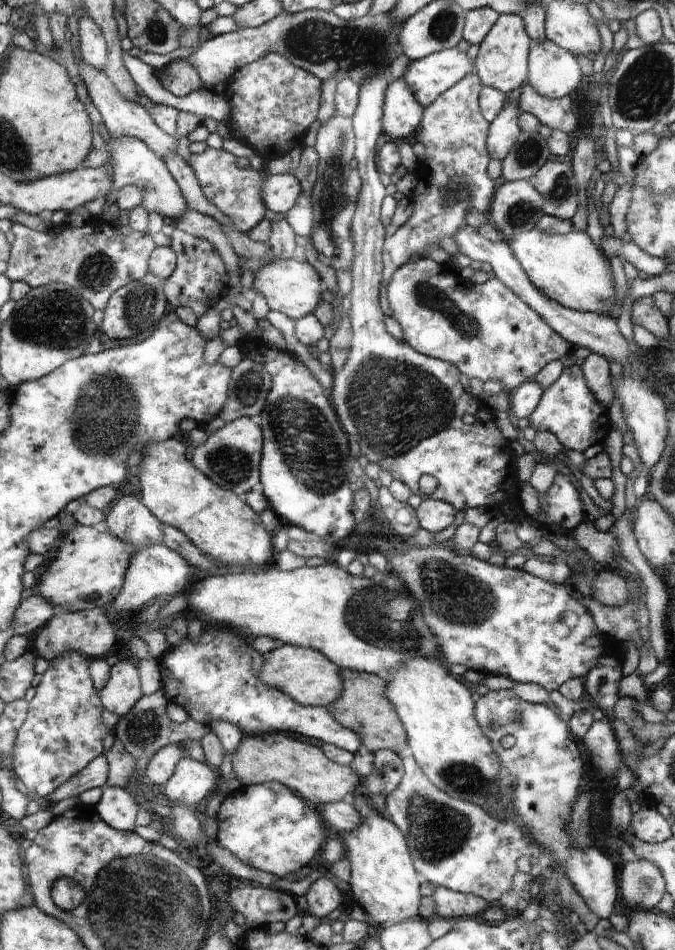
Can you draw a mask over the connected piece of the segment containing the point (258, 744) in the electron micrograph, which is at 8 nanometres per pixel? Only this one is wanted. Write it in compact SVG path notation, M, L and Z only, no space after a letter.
M284 733L245 736L231 756L231 765L233 774L241 782L242 787L272 781L279 782L290 787L290 790L296 794L302 793L302 798L316 807L348 800L363 780L350 767L339 765L331 760L321 748L284 736Z

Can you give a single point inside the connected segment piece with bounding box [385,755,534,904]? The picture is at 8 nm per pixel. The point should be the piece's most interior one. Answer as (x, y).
(454, 843)

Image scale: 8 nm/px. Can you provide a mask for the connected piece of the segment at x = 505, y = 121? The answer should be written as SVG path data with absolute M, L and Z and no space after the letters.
M511 103L502 109L496 120L490 123L488 149L492 158L504 161L512 152L521 129L517 125L517 114L520 112L516 104Z

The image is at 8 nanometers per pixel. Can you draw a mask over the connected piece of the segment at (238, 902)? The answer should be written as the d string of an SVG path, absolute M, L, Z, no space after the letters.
M240 886L231 892L234 910L244 916L248 930L263 928L270 922L285 922L298 914L296 897L291 893L272 890L271 887Z

